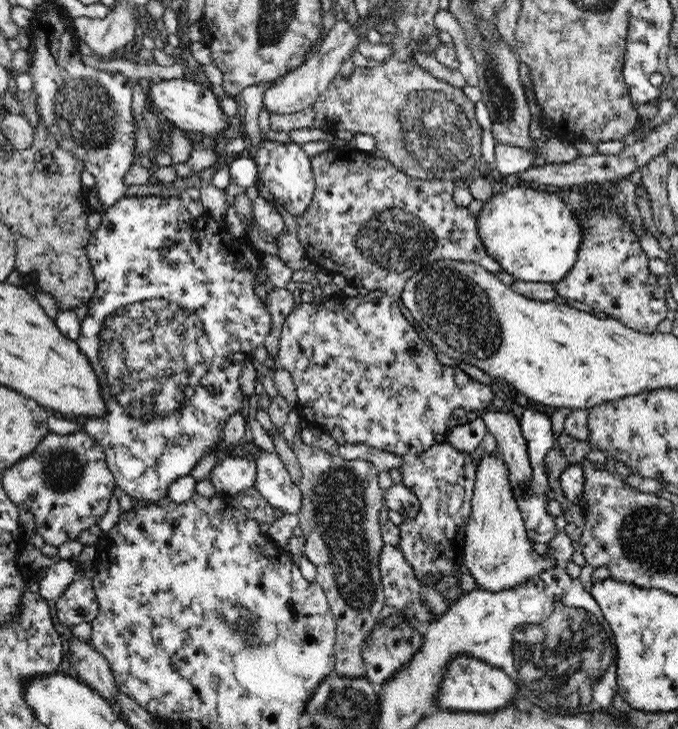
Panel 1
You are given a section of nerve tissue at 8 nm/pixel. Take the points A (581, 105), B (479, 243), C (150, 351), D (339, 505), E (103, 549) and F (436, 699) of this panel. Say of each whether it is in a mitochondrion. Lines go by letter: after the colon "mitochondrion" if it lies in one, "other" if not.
A: other
B: other
C: mitochondrion
D: mitochondrion
E: other
F: other

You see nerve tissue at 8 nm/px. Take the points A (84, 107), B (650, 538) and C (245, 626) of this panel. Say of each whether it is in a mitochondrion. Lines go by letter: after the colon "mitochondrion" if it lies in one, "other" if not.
A: mitochondrion
B: mitochondrion
C: mitochondrion

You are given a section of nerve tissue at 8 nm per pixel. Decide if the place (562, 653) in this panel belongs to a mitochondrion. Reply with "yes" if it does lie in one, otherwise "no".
yes

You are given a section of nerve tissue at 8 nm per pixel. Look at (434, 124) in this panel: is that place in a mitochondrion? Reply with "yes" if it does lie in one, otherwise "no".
yes

